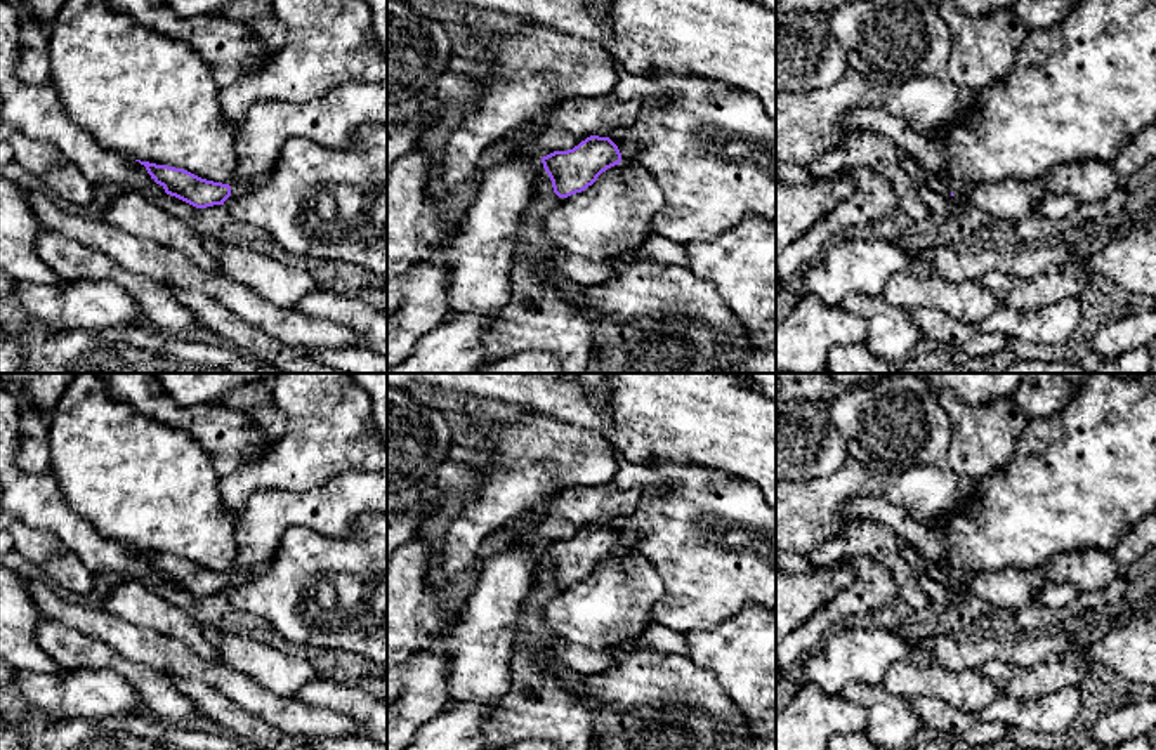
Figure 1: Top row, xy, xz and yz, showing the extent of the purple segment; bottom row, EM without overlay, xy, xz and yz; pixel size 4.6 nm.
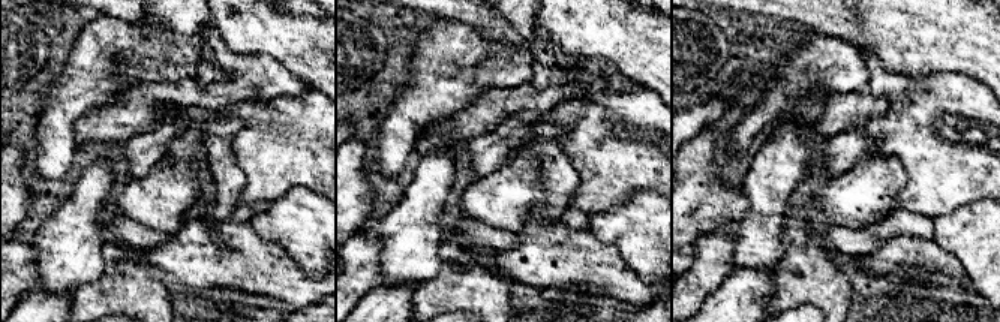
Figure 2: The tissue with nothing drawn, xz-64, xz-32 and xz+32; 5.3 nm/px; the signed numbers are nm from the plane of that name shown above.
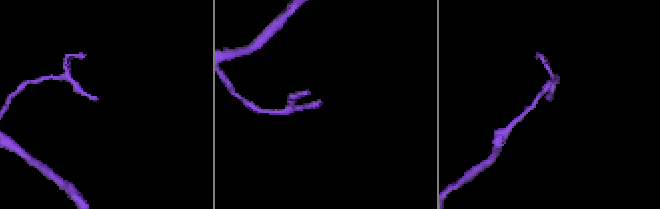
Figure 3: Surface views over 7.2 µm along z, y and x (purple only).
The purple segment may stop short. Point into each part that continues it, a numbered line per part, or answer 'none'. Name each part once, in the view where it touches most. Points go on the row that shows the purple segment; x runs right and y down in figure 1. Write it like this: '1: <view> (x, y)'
1: xz (627, 150)

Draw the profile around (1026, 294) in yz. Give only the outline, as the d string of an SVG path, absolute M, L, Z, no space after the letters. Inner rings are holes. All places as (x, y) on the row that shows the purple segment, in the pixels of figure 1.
M1083 262L1050 271L1034 278L1017 278L1000 271L986 273L979 283L989 290L998 304L1019 309L1038 311L1067 297L1080 297L1092 281L1092 273Z

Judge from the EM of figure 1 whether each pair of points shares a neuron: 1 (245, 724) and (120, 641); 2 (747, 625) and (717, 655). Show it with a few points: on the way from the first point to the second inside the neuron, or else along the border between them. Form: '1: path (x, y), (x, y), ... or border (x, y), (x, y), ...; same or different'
1: border (176, 676), (198, 679), (214, 690); different
2: path (742, 632), (724, 650); same

